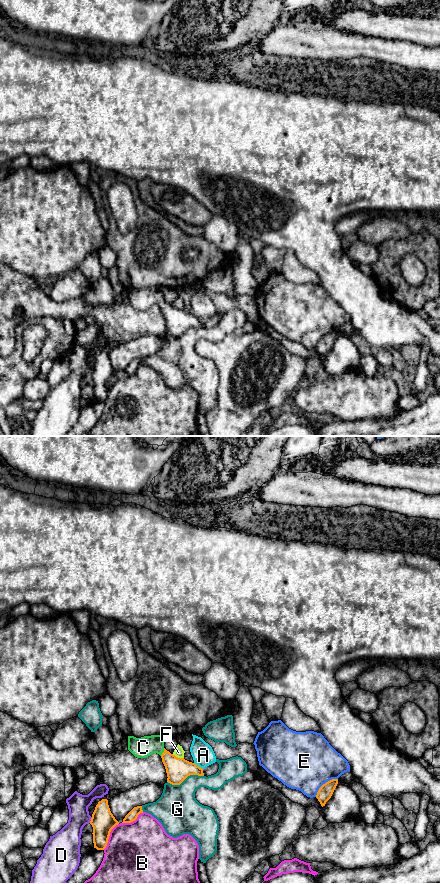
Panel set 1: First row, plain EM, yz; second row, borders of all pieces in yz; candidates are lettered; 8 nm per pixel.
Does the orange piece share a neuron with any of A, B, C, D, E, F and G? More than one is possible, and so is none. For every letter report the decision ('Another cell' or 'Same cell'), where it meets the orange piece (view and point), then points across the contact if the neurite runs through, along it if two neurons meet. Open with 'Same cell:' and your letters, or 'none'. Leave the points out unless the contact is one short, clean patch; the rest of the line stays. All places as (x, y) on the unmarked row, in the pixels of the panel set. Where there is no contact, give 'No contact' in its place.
Same cell: C
A: Another cell. Touches orange at yz (198, 318)
B: Another cell. Touches orange at yz (109, 387)
C: Same cell. Touches orange at yz (163, 304). Path across: yz (178, 321), (163, 304), (158, 299), (143, 299)
D: Another cell. Touches orange at yz (91, 372)
E: Another cell. Touches orange at yz (325, 335)
F: Another cell. Touches orange at yz (177, 309)
G: Another cell. Touches orange at yz (185, 330)

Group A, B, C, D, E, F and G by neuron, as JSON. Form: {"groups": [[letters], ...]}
{"groups": [["A"], ["B"], ["C"], ["D"], ["E"], ["F"], ["G"]]}

